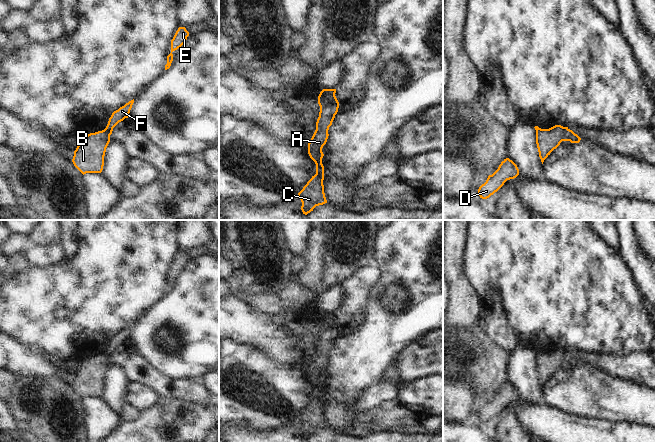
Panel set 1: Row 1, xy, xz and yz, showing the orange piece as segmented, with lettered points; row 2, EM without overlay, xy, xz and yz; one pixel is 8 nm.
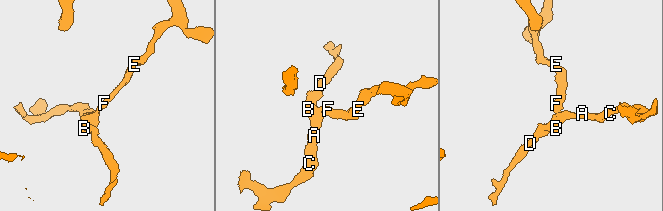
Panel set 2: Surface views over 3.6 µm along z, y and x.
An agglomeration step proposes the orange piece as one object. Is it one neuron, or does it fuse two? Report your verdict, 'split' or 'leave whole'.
split

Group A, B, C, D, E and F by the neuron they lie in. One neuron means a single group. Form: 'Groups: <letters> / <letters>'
Groups: A B C D / E F.

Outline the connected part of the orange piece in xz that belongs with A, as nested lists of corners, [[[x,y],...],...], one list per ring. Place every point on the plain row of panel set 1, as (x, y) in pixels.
[[[323,313],[318,320],[320,330],[319,341],[316,346],[316,354],[308,367],[308,378],[316,388],[316,398],[307,406],[297,421],[301,424],[301,434],[307,439],[316,430],[327,427],[324,417],[324,390],[322,382],[323,370],[328,363],[328,354],[338,336],[339,326],[334,313]]]

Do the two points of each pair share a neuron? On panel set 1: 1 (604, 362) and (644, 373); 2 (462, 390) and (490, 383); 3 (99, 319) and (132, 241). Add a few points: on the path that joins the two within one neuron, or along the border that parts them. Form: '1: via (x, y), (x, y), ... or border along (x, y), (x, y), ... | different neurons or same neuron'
1: via (614, 365), (634, 367) | same neuron
2: border along (453, 382), (465, 380), (476, 395) | different neurons
3: via (99, 299), (99, 293), (119, 272), (123, 259) | same neuron

